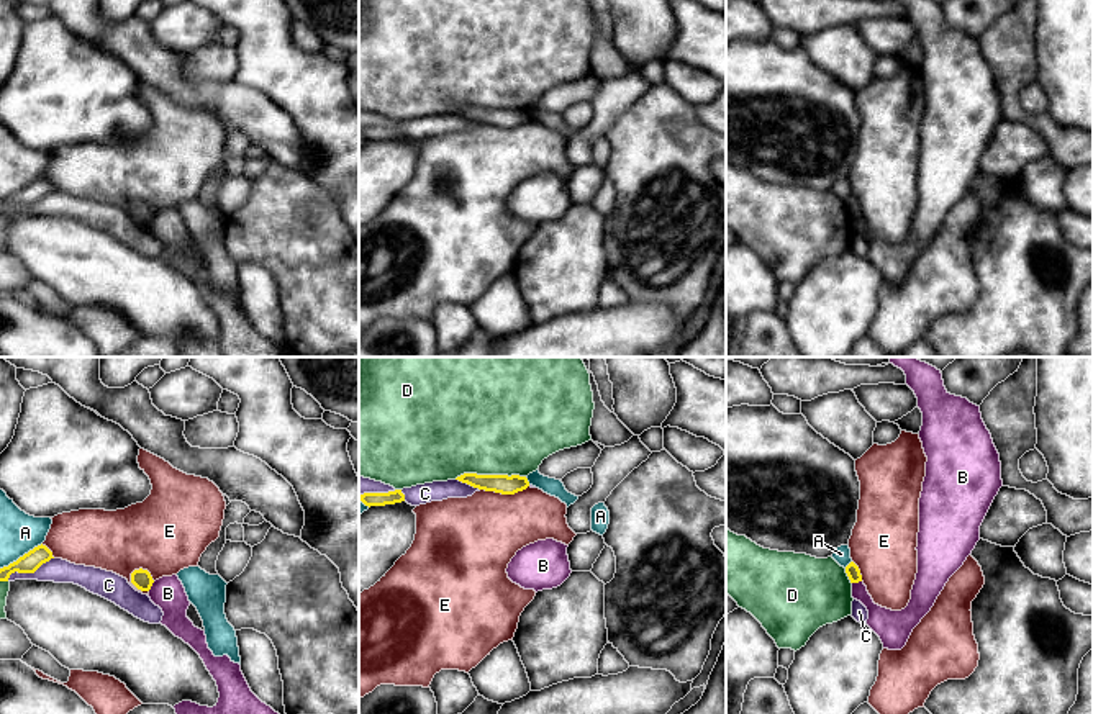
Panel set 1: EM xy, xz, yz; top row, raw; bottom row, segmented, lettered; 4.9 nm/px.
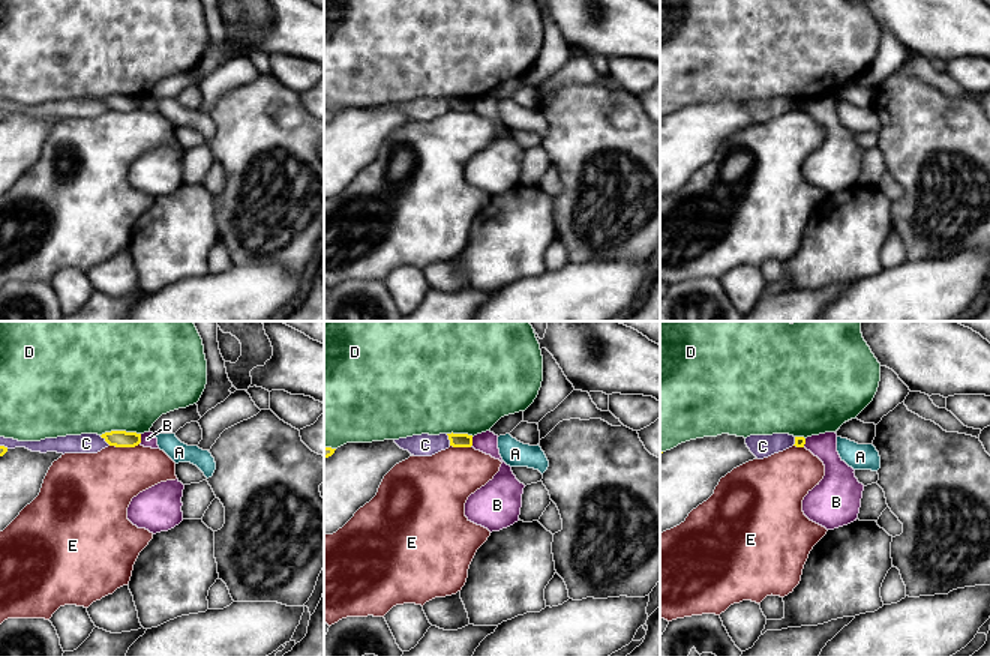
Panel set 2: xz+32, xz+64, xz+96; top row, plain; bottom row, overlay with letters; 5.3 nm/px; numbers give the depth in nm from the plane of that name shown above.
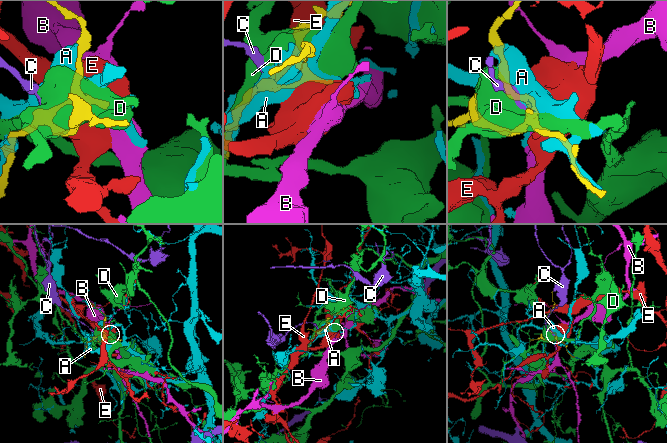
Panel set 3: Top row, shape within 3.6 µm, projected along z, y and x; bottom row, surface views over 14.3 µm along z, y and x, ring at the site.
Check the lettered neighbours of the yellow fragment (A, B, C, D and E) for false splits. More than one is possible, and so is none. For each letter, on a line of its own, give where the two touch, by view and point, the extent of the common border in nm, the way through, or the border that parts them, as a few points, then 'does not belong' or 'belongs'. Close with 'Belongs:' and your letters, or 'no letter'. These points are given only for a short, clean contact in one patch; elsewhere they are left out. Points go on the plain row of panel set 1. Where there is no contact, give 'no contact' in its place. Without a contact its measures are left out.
A: meets yellow in xy at (20, 190); contact 240 nm long; does not belong
B: meets yellow in xy at (151, 218); contact 60 nm long; border along xy (154, 215), (148, 223); does not belong
C: meets yellow in xy at (28, 205); contact 260 nm long; does not belong
D: meets yellow in xz at (489, 108); contact 360 nm long; does not belong
E: meets yellow in xy at (133, 216); contact 140 nm long; does not belong
Belongs: no letter

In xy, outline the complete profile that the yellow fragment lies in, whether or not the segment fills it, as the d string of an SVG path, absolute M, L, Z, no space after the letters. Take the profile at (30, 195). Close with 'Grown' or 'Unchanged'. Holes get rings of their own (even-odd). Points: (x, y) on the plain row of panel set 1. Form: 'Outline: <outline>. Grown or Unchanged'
Outline: M38 178L16 195L10 197L8 200L0 201L0 215L8 215L10 208L18 206L34 206L43 197L49 195L52 185L46 178Z. Unchanged

